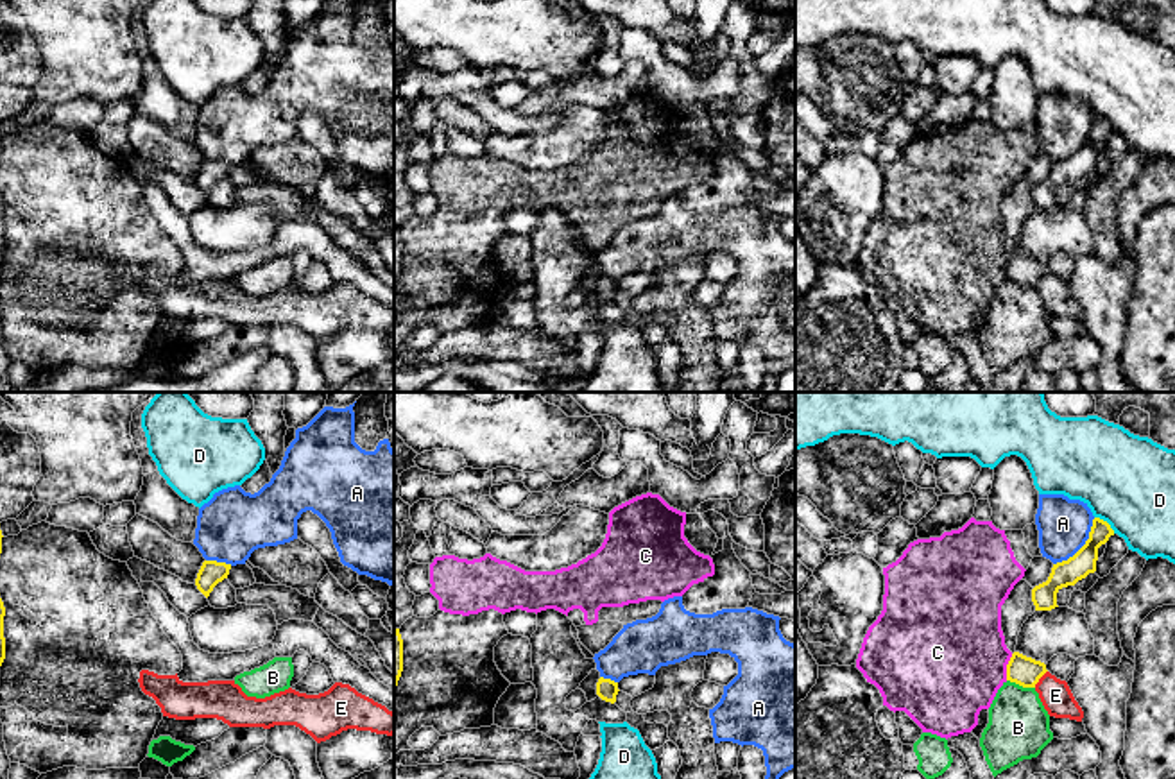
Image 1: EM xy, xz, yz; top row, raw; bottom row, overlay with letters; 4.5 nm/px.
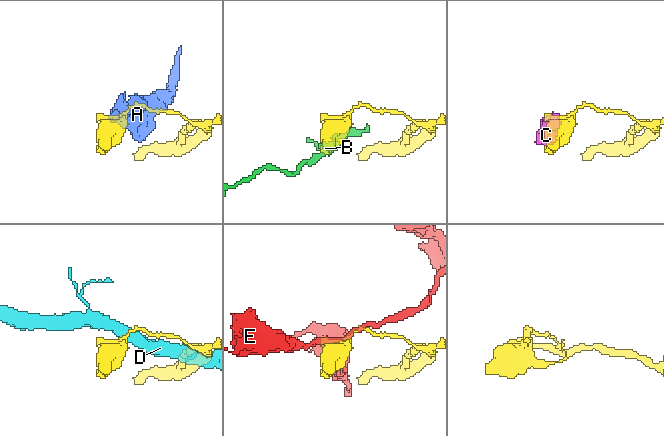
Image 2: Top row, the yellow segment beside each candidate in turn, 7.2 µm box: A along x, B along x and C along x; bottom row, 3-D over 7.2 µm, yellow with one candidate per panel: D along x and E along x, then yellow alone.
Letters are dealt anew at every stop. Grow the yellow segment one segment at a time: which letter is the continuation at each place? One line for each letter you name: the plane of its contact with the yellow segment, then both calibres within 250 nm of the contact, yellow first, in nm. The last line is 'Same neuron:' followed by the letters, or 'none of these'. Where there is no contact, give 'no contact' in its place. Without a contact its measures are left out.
Same neuron: none of these

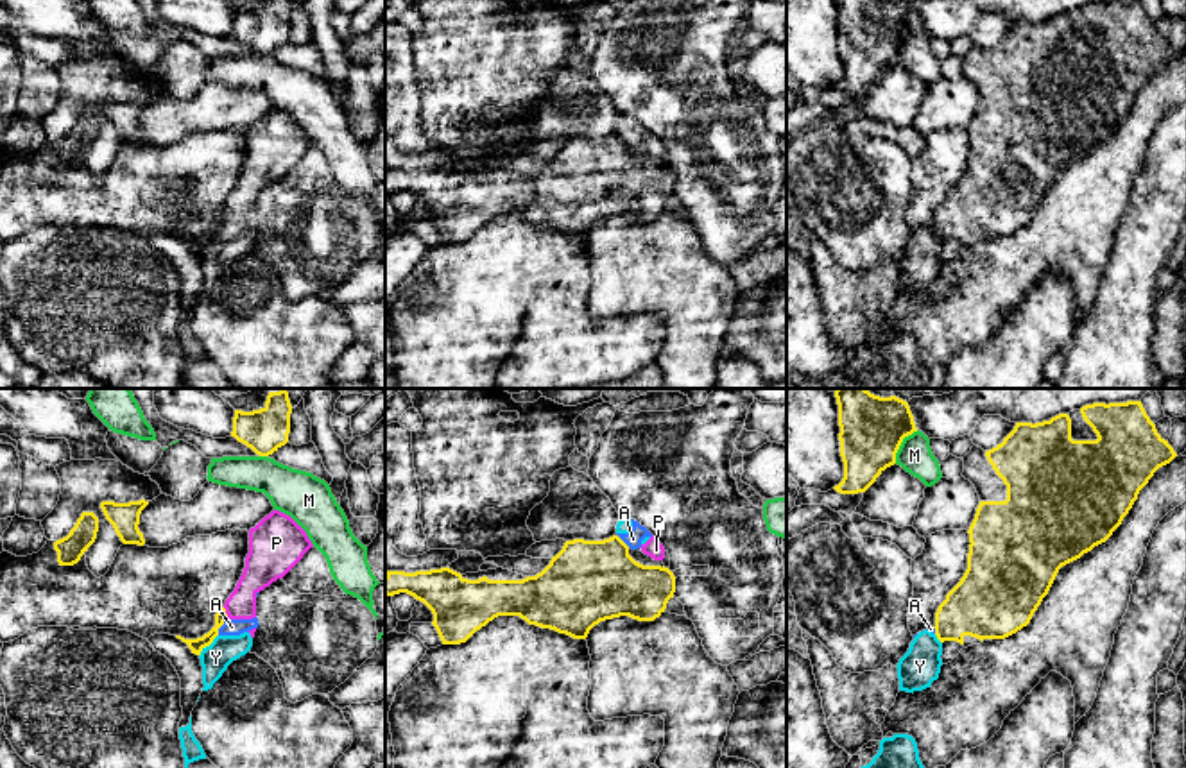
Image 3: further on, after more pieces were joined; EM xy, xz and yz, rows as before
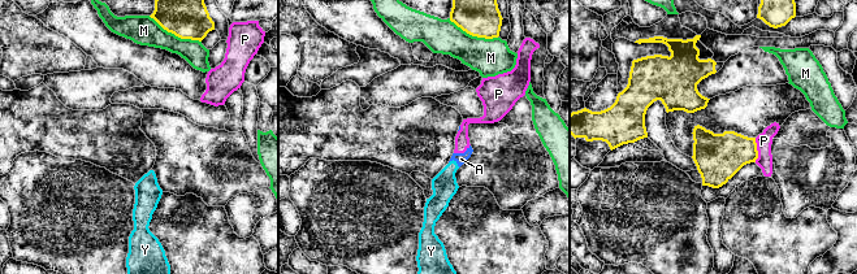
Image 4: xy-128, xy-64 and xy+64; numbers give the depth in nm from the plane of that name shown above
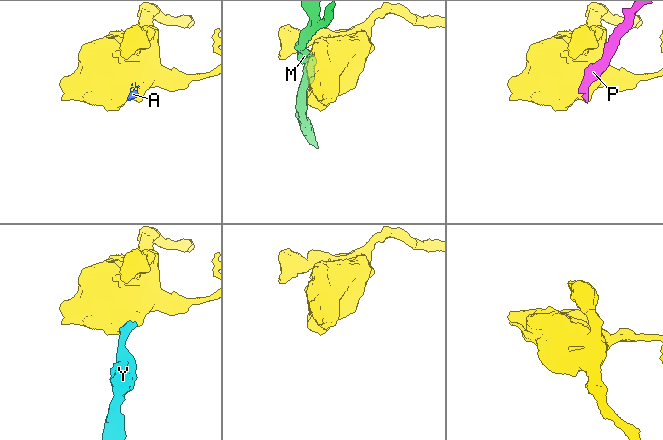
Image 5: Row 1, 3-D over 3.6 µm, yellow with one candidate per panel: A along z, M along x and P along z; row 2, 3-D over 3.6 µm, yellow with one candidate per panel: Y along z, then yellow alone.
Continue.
Same neuron: none of these

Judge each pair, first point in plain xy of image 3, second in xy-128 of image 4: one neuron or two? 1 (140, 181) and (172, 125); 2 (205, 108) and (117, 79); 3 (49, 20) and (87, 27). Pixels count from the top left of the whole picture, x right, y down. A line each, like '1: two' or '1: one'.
1: two
2: one
3: one

